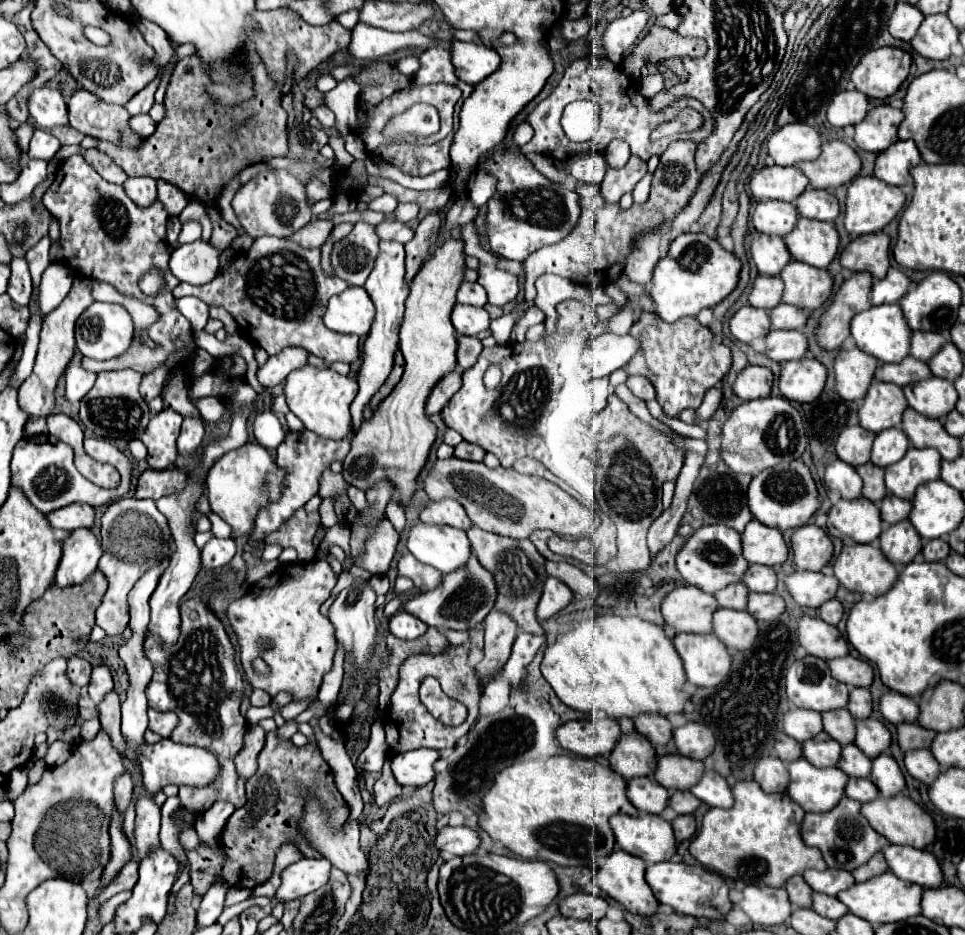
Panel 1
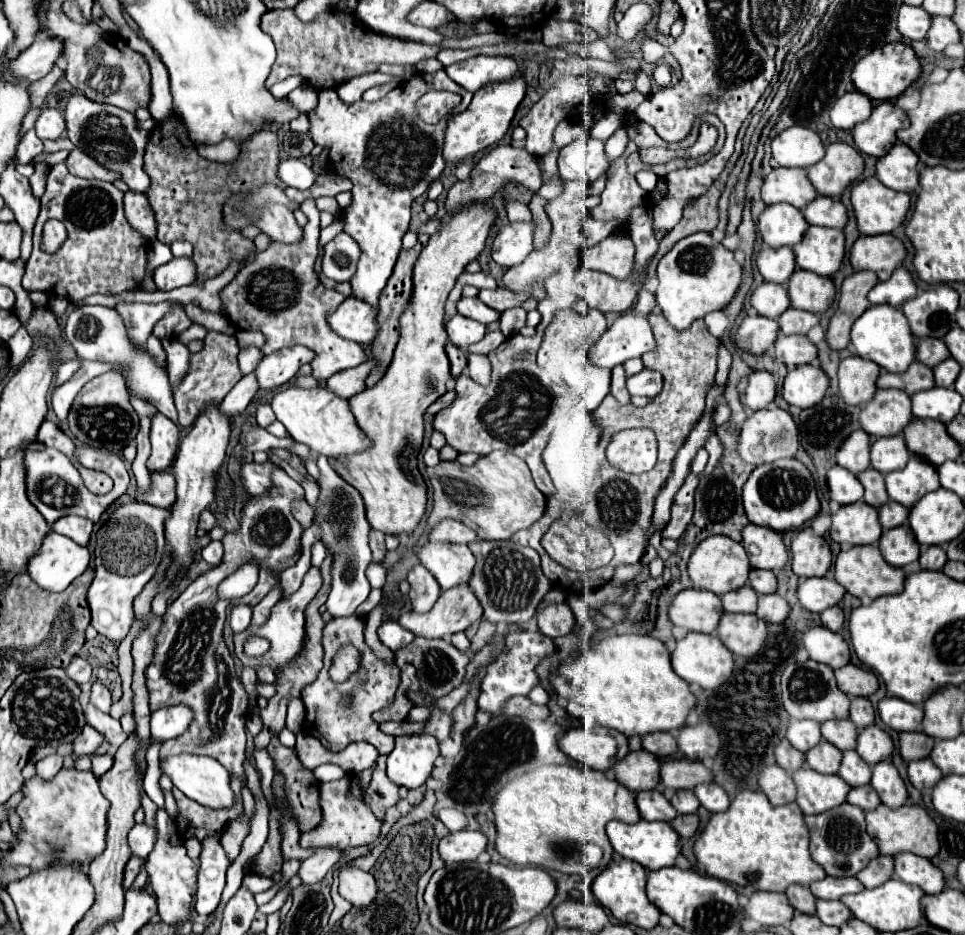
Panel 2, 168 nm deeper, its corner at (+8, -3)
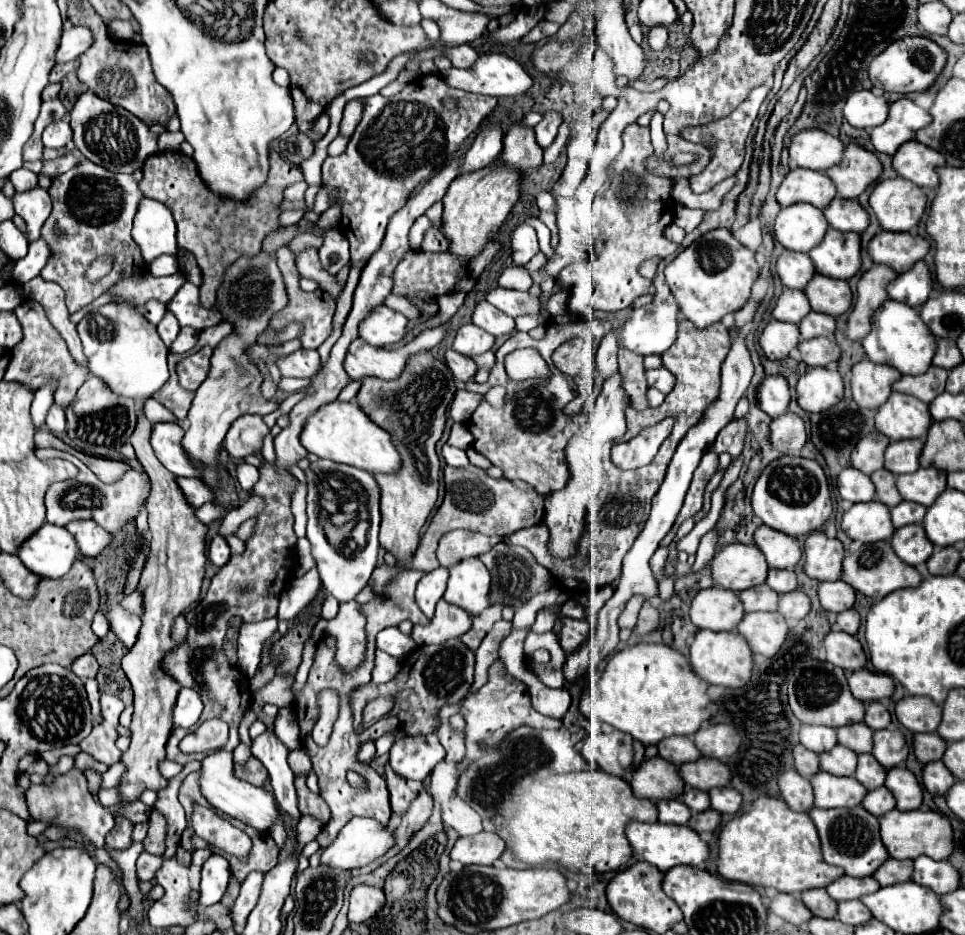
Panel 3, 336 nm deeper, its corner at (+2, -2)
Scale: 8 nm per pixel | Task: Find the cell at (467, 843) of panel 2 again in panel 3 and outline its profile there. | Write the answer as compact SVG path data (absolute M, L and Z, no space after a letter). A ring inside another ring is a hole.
M496 832L462 836L454 844L450 858L462 864L492 864L504 852L504 840Z

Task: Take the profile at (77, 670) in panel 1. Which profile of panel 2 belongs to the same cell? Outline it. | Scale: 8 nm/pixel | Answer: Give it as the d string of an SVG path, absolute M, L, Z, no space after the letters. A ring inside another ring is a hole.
M76 655L76 657L72 659L72 663L68 665L66 673L68 673L68 677L70 677L70 679L74 679L78 685L82 685L82 683L88 683L88 681L90 681L90 677L92 677L90 663L88 663L86 659L78 657L78 655Z

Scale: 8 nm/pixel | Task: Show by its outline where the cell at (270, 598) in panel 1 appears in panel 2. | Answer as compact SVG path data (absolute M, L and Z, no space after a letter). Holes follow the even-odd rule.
M312 567L312 569L306 573L306 577L304 577L302 587L300 587L290 599L280 601L280 603L272 609L272 615L268 617L268 621L266 621L262 627L248 627L244 633L234 635L234 645L236 645L236 655L238 655L238 659L240 659L244 665L248 665L248 667L270 665L272 669L290 663L290 661L296 657L296 653L300 653L300 649L302 649L304 625L306 625L306 621L304 621L304 609L306 609L306 605L316 597L316 593L318 593L320 587L322 587L320 571ZM250 637L264 637L264 639L268 639L268 641L270 641L270 649L268 649L264 655L260 655L260 657L248 657L248 655L244 653L244 643L246 643L246 639L250 639Z

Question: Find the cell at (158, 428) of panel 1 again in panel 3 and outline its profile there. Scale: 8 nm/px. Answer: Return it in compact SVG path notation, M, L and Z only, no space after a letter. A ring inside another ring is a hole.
M158 422L152 430L152 448L156 458L176 476L198 476L192 462L184 454L180 440L184 436L184 428L176 422Z

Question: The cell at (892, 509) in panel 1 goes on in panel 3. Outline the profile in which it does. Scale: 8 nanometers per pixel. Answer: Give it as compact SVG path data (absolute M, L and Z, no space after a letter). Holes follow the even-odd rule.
M902 500L898 506L894 506L890 510L890 514L892 514L894 528L900 528L906 524L920 524L924 514L926 514L926 508L922 504L916 504L916 502Z

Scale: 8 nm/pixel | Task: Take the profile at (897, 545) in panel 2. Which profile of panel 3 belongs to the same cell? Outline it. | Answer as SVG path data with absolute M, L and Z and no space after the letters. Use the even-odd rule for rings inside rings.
M922 524L902 526L892 536L892 548L898 558L910 566L918 566L926 562L934 550L932 542L926 538Z

